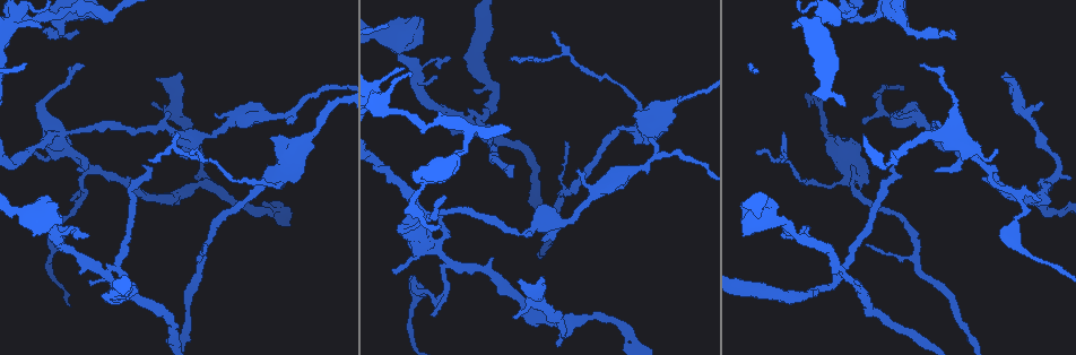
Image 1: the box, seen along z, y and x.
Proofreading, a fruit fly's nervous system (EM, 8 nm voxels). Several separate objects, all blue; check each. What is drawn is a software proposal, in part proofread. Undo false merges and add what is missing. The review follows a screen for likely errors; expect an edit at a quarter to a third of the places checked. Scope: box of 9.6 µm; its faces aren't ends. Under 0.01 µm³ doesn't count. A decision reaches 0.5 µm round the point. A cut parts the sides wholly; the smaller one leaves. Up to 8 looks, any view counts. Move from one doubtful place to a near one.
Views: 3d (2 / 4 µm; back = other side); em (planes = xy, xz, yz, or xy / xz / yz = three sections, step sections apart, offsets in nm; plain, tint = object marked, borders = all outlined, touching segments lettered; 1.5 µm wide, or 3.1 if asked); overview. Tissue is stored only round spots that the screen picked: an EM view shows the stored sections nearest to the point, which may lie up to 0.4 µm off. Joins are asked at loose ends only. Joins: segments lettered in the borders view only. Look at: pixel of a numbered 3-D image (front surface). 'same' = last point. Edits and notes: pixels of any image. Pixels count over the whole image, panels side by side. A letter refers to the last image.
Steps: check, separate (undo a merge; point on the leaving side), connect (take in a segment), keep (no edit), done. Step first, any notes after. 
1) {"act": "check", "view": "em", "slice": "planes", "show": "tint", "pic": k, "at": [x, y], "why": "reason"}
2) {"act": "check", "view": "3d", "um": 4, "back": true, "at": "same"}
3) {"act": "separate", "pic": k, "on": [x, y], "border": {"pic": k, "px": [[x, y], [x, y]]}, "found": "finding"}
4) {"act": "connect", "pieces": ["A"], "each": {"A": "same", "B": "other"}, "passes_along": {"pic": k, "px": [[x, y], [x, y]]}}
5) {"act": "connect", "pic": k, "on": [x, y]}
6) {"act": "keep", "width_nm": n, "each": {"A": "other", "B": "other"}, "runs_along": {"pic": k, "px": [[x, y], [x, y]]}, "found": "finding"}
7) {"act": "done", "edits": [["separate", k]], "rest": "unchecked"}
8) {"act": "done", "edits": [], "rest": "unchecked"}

{"act": "check", "view": "3d", "um": 2, "pic": 1, "at": [824, 123], "why": "sudden change in width"}

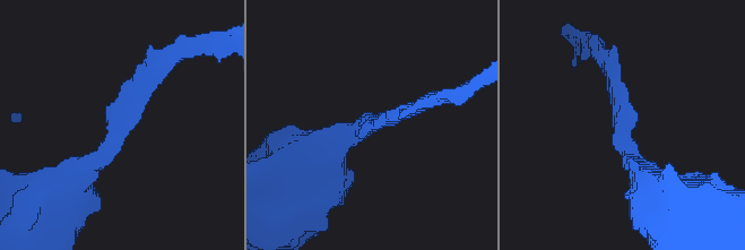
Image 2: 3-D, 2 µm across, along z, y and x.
{"act": "check", "view": "em", "slice": "planes", "show": "borders", "pic": 2, "at": [621, 129]}

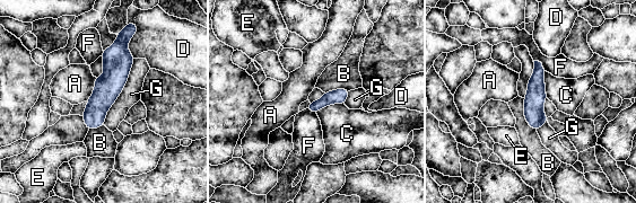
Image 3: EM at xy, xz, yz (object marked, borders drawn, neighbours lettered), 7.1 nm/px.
{"act": "keep", "each": {"A": "other", "B": "other", "C": "other", "D": "other", "E": "other", "F": "other", "G": "other"}, "runs_along": {"pic": 3, "px": [[123, 37], [115, 77], [89, 125]]}, "found": "one cell here"}

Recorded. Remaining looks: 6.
{"act": "check", "view": "3d", "um": 4, "back": true, "pic": 1, "at": [399, 48], "why": "calibre changes"}

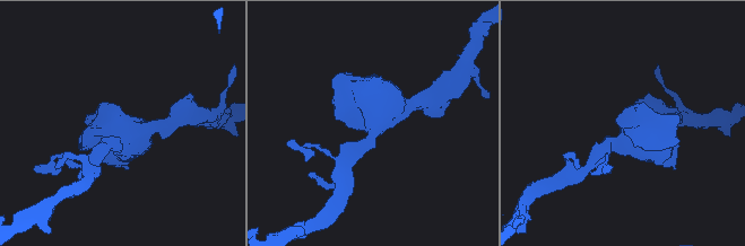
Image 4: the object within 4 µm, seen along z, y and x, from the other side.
{"act": "check", "view": "em", "slice": "xz", "step": 4, "show": "borders", "pic": 4, "at": [625, 140], "why": "shape alone is not enough"}

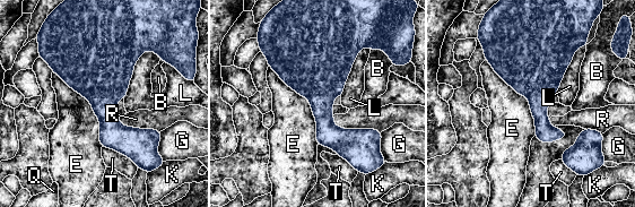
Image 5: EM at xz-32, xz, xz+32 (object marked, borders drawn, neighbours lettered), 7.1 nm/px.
{"act": "keep", "longest_contact_nm": ["E", 650], "each": {"B": "other", "E": "other", "G": "other", "K": "other", "L": "other", "Q": "other", "R": "other", "T": "other"}, "border": {"pic": 5, "px": [[269, 66], [309, 101], [318, 144]]}, "found": "one cell here"}

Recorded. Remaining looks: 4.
{"act": "check", "view": "3d", "um": 2, "pic": 1, "at": [444, 195], "why": "tapers out"}

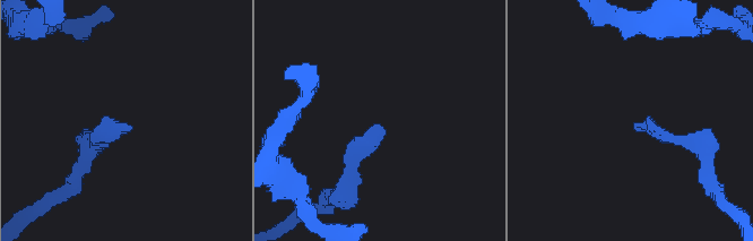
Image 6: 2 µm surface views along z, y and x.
{"act": "check", "view": "em", "slice": "planes", "show": "plain", "pic": 6, "at": [380, 129]}

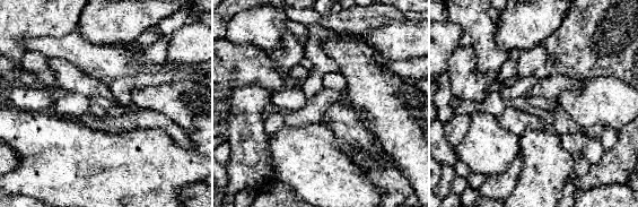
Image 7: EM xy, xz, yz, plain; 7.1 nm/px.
{"act": "check", "view": "em", "slice": "planes", "show": "borders", "at": "same"}

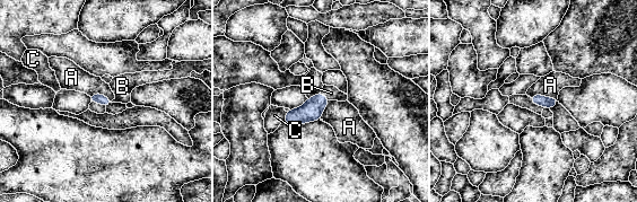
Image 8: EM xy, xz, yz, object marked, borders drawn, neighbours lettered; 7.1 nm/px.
{"act": "connect", "pieces": ["B"], "each": {"A": "other", "B": "same", "C": "other"}, "passes_along": {"pic": 8, "px": [[312, 110], [324, 96], [331, 93]]}, "found": "the cell continues"}

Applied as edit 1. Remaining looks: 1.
{"act": "done", "edits": [["connect", 8]], "rest": "unchecked"}

